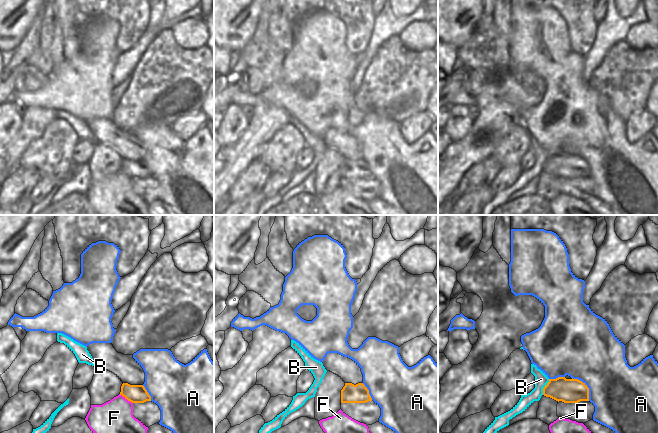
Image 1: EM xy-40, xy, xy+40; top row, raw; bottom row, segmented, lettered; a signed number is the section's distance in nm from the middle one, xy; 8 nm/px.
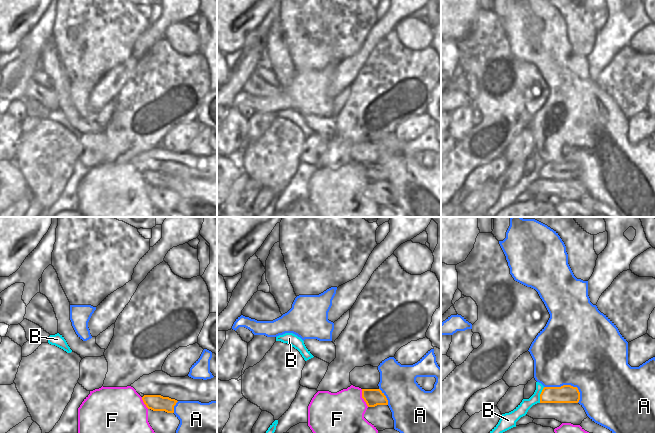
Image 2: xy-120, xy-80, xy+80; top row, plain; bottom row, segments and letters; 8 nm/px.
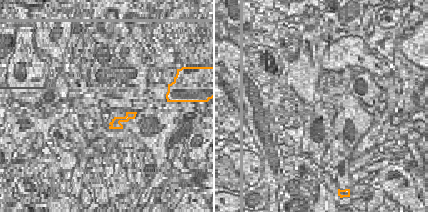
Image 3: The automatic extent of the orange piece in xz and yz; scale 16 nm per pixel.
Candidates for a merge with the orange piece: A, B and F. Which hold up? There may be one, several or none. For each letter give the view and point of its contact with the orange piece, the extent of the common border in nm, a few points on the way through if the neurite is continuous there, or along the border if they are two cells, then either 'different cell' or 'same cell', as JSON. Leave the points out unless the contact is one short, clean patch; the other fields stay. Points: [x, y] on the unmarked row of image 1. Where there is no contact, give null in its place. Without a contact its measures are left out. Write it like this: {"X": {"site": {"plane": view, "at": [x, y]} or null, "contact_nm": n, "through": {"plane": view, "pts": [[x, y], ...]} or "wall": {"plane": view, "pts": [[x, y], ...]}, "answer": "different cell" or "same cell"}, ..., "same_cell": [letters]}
{"A": {"site": {"plane": "xy+40", "at": [586, 162]}, "contact_nm": 240, "answer": "different cell"}, "B": {"site": {"plane": "xy+40", "at": [544, 163]}, "contact_nm": 140, "wall": {"plane": "xy+40", "pts": [[549, 155], [543, 164], [542, 170]]}, "answer": "different cell"}, "F": {"site": {"plane": "xy-40", "at": [126, 174]}, "contact_nm": 130, "wall": {"plane": "xy-40", "pts": [[119, 170], [132, 179]]}, "answer": "different cell"}, "same_cell": []}

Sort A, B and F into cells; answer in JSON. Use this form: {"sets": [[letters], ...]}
{"sets": [["A"], ["B"], ["F"]]}

